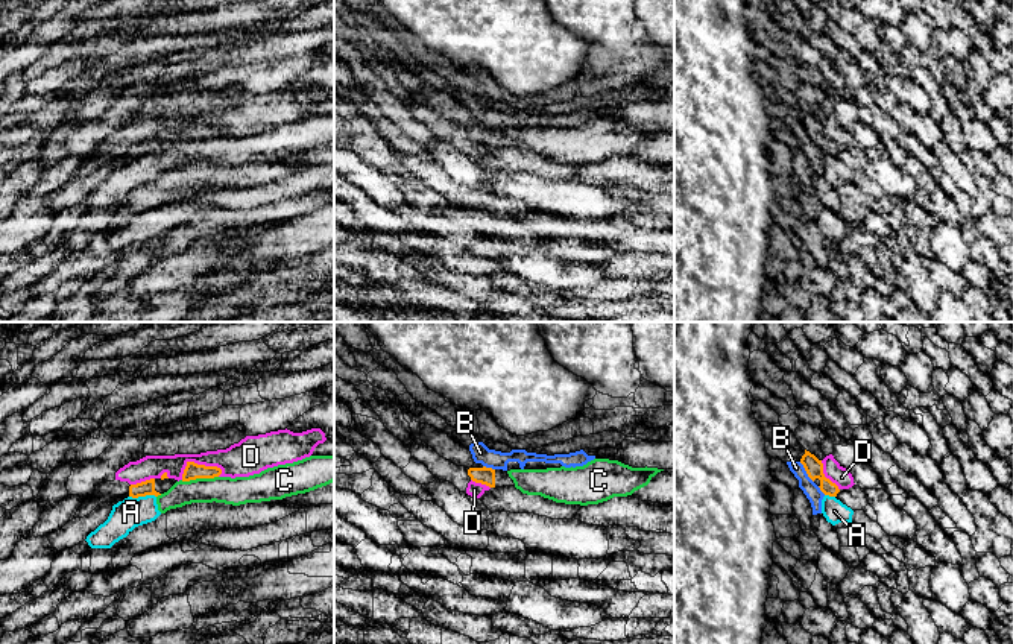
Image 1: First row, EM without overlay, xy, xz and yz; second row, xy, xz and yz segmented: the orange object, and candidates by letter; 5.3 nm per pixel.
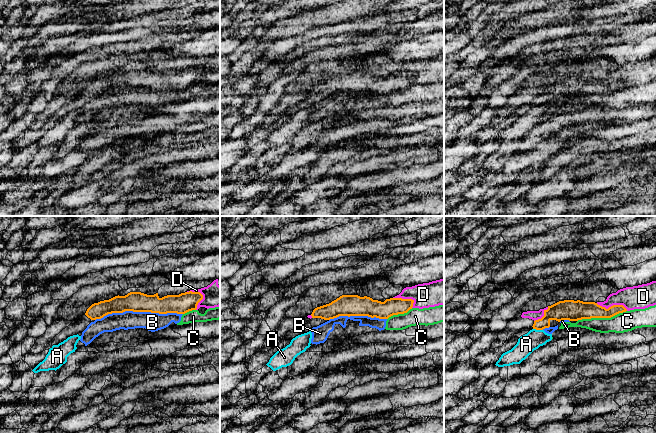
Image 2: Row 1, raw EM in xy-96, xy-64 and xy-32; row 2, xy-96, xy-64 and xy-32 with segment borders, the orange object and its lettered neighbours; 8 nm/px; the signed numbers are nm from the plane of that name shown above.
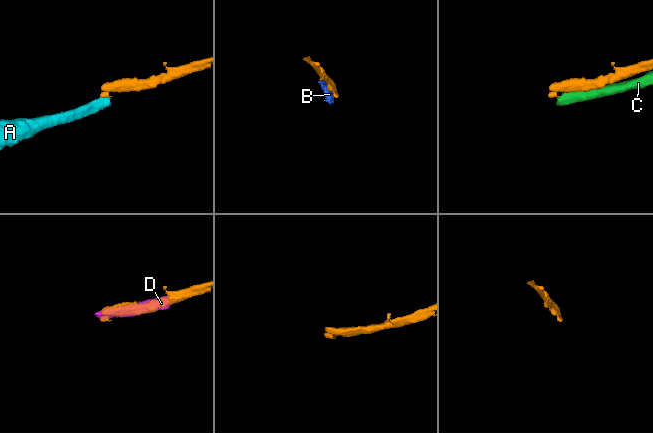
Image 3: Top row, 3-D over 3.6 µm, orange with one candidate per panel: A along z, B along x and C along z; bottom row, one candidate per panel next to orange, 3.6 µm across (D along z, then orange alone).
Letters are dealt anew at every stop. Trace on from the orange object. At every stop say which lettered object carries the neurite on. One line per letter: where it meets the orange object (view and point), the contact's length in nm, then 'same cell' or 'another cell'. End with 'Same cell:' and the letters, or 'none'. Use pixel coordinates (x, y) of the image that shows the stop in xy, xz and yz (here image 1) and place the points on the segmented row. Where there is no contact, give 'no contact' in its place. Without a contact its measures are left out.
A: contact xy (142, 495); length 140 nm; another cell
B: contact yz (807, 473); length 130 nm; another cell
C: contact xy (199, 477); length 200 nm; another cell
D: contact xy (198, 465); length 220 nm; another cell
Same cell: none

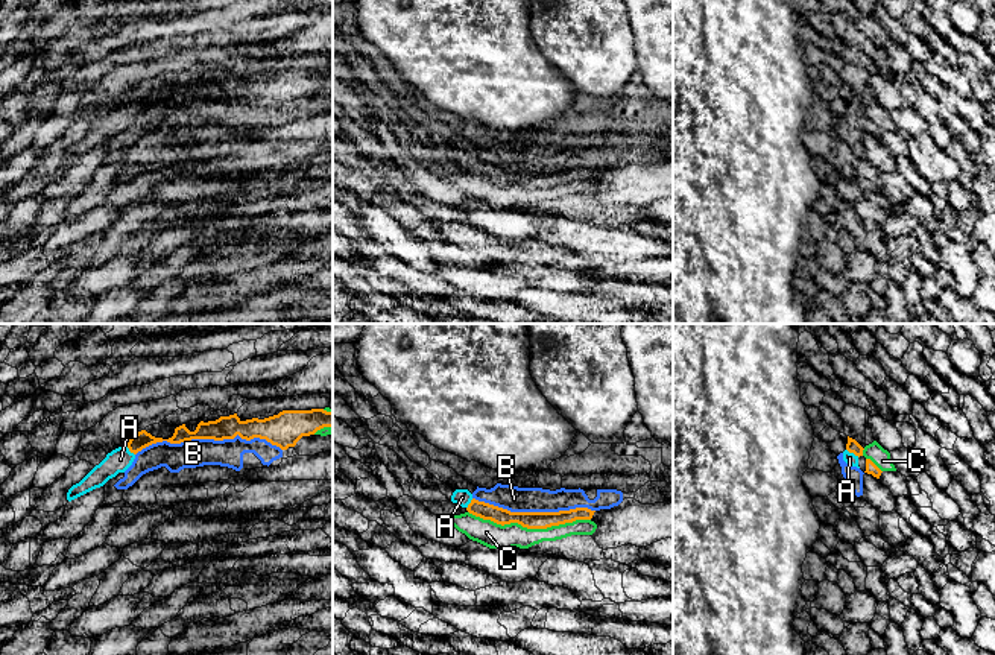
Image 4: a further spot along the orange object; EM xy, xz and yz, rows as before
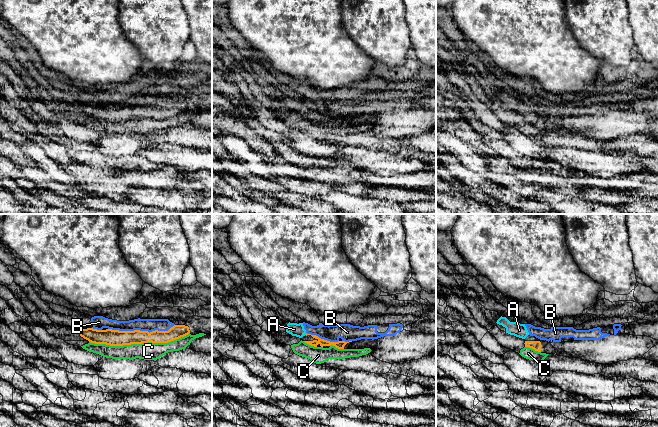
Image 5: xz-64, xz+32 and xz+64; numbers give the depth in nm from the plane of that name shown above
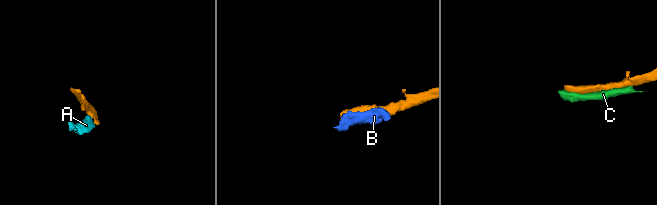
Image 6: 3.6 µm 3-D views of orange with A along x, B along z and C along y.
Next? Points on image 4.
A: contact yz (852, 452); length 80 nm; same cell
B: contact xy (208, 438); length 800 nm; another cell
C: contact xz (529, 528); length 650 nm; another cell
Same cell: A

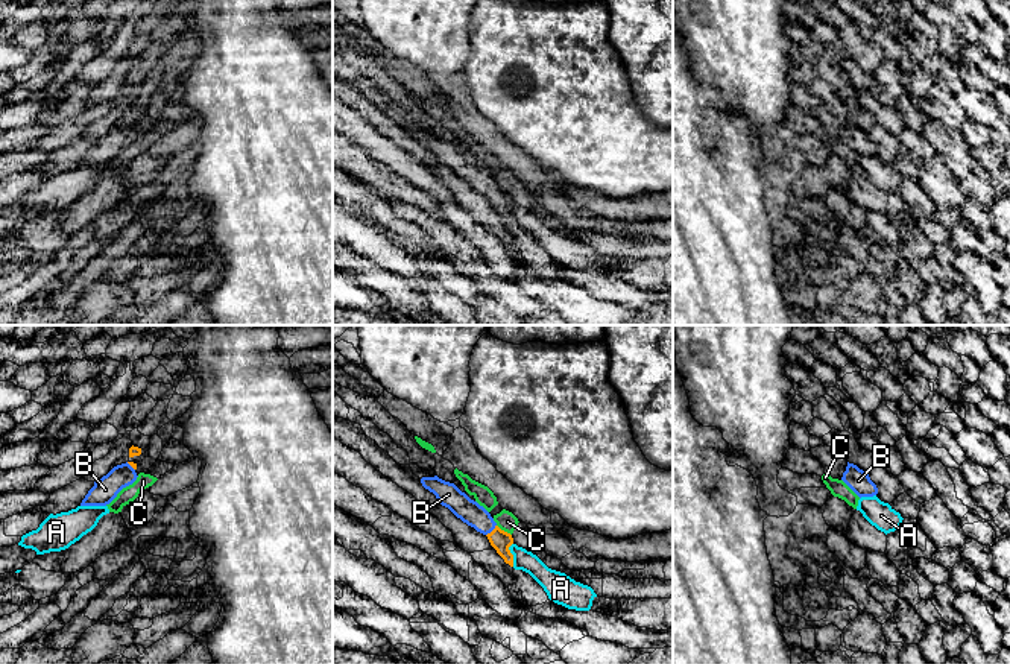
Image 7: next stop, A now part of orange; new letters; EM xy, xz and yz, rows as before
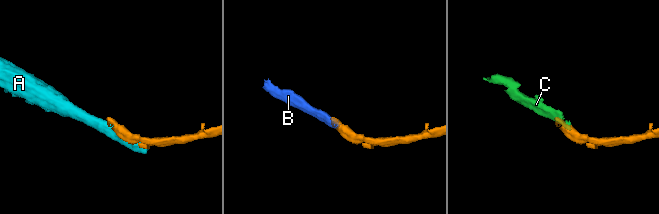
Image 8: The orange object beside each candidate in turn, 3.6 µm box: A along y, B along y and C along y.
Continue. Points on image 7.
A: contact xz (512, 555); length 130 nm; another cell
B: contact xz (492, 531); length 80 nm; same cell
C: contact xz (503, 531); length 100 nm; another cell
Same cell: B

